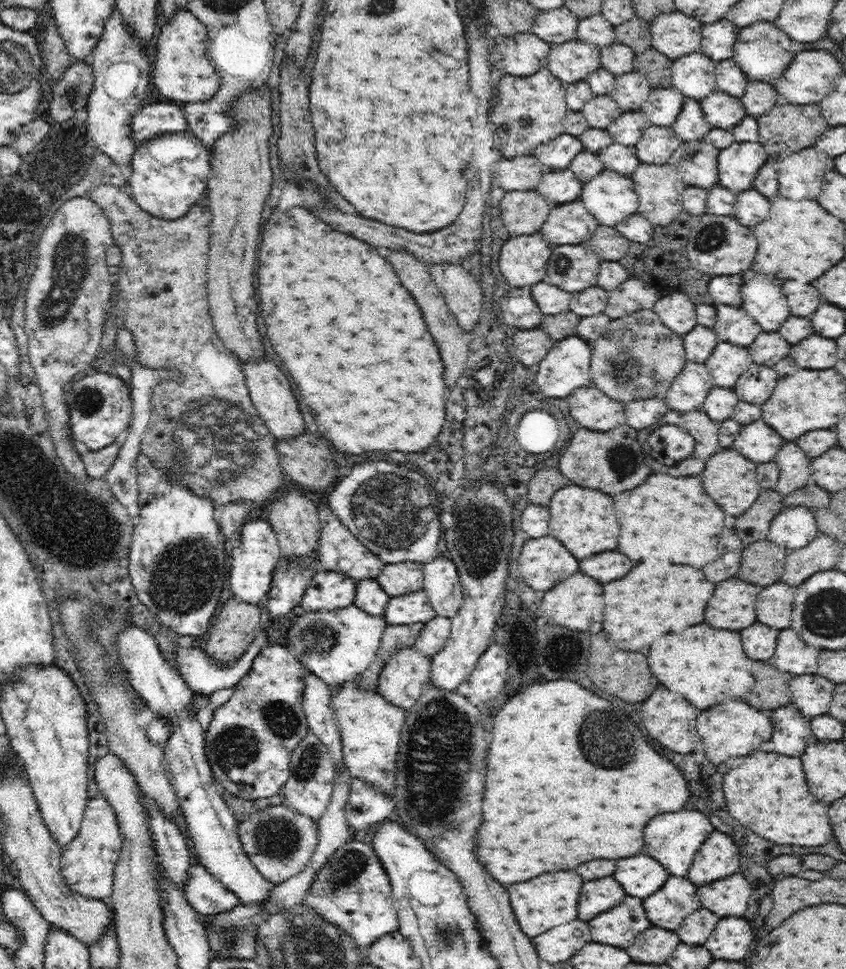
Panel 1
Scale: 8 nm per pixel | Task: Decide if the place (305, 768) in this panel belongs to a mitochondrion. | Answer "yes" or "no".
yes

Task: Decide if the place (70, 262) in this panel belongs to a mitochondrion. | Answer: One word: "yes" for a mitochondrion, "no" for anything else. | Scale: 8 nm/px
yes

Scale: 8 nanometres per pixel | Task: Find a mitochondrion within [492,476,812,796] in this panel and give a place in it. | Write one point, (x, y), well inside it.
(590, 737)

